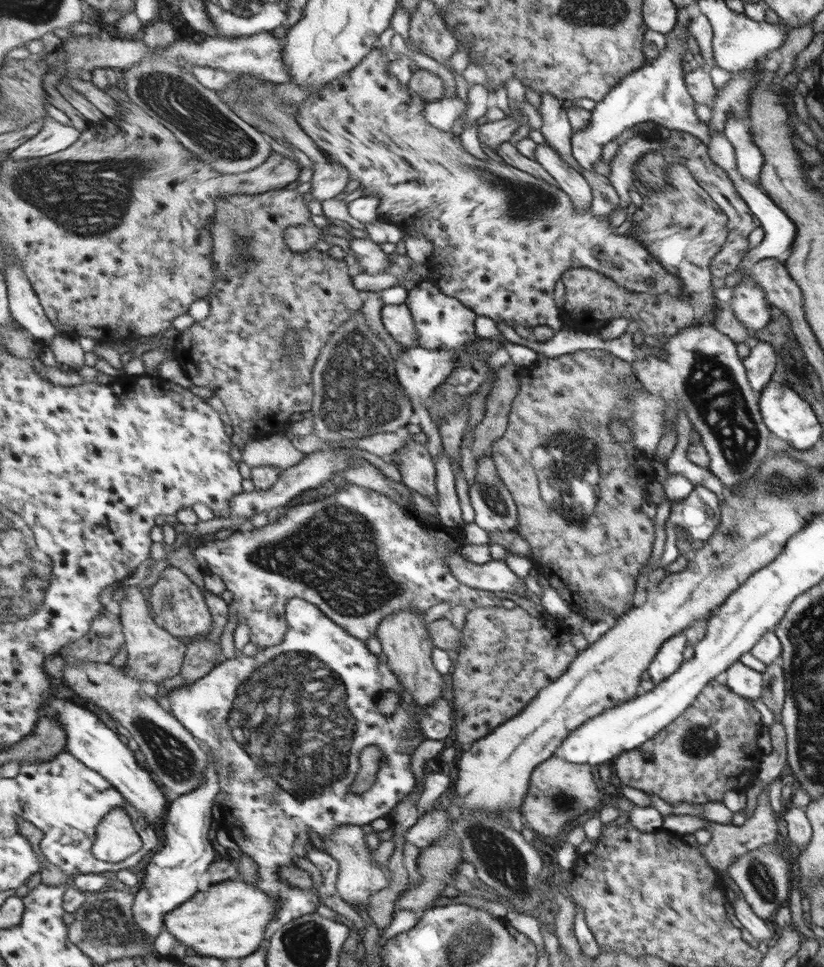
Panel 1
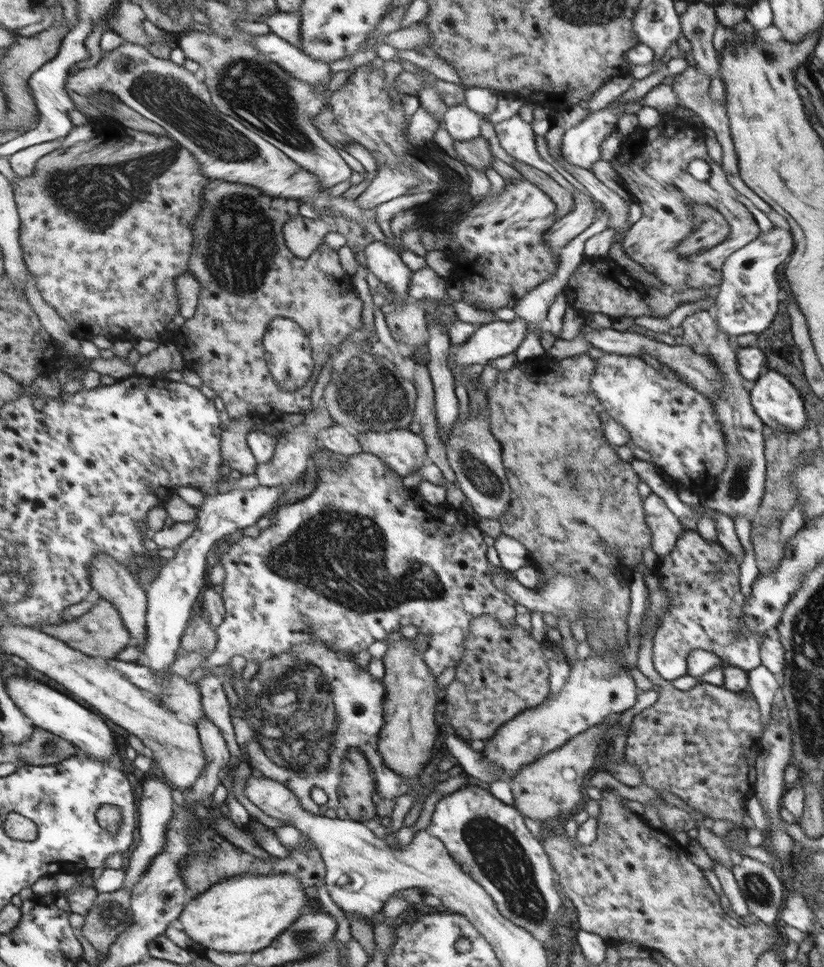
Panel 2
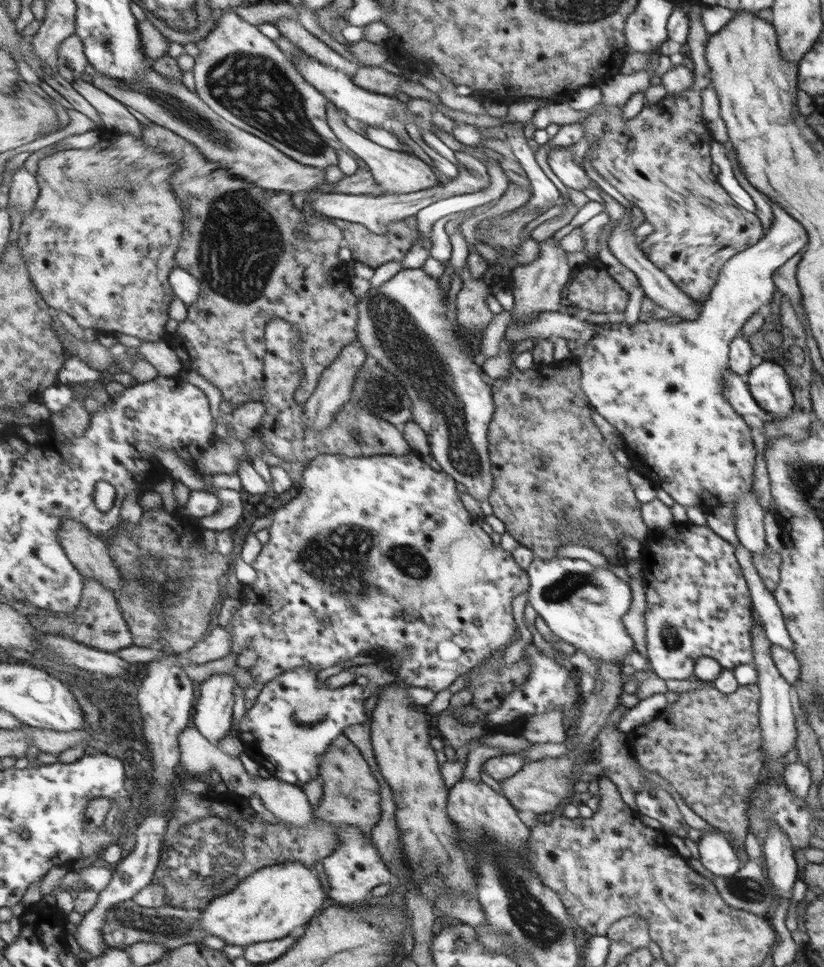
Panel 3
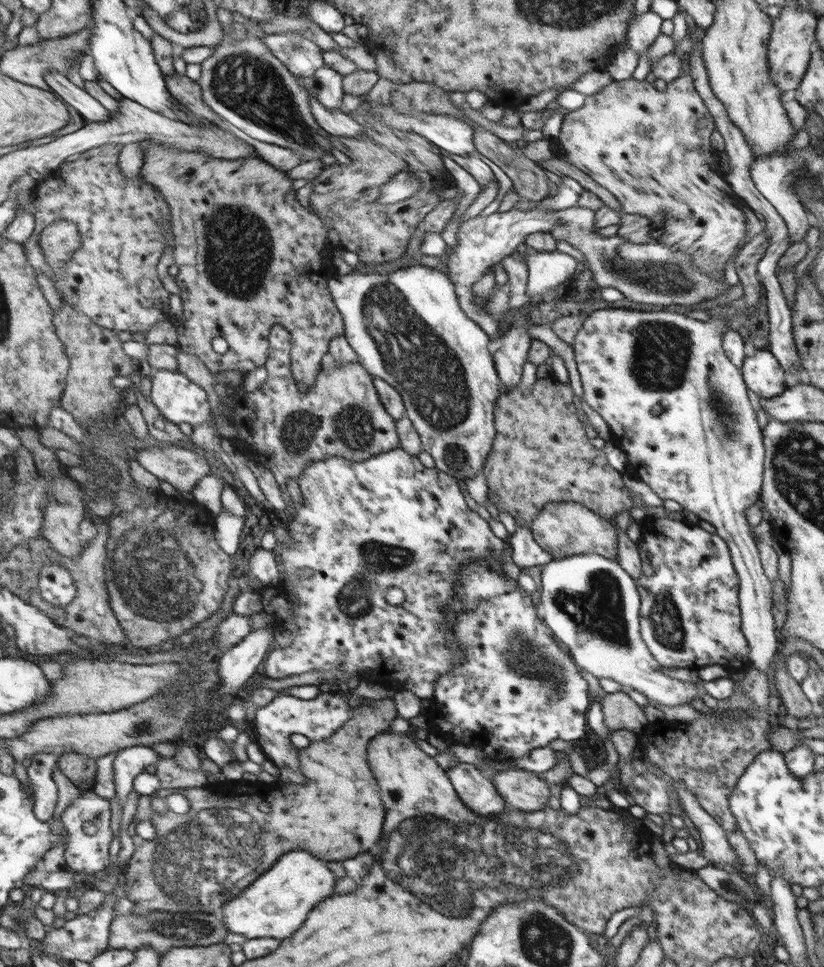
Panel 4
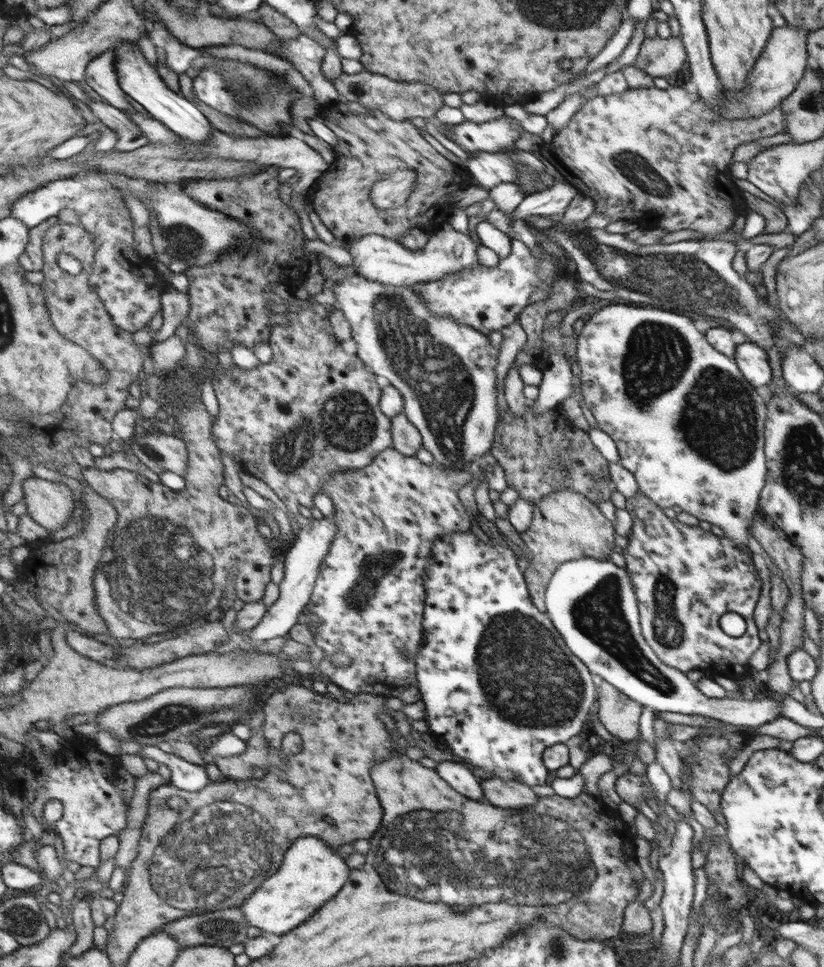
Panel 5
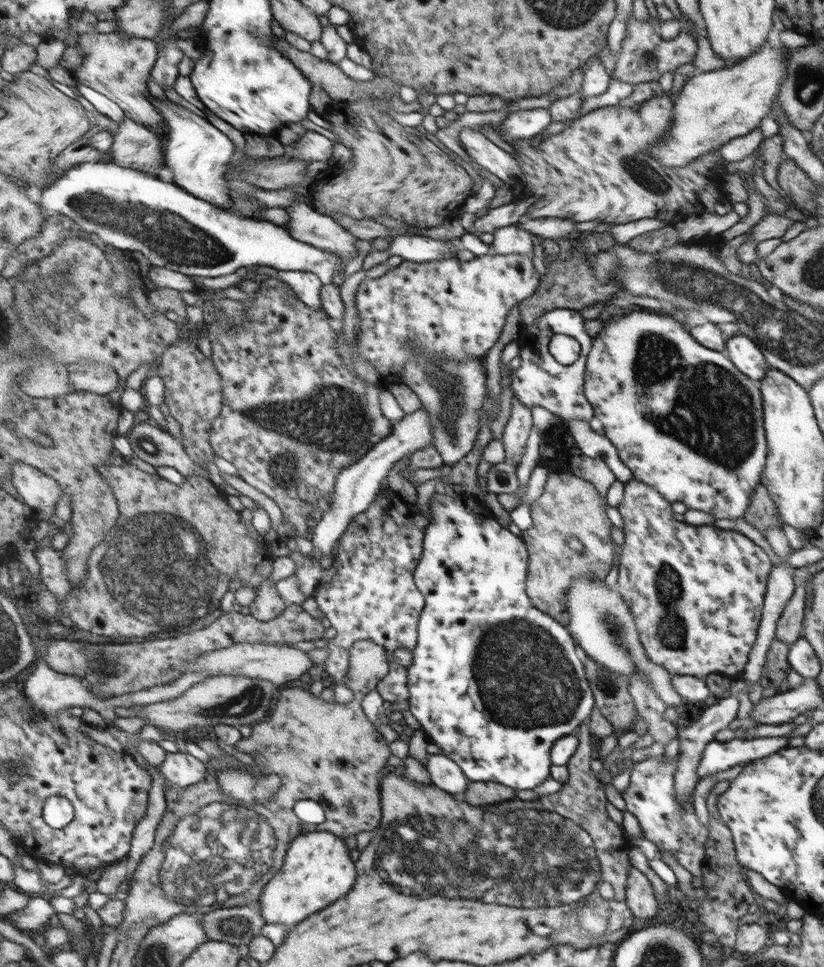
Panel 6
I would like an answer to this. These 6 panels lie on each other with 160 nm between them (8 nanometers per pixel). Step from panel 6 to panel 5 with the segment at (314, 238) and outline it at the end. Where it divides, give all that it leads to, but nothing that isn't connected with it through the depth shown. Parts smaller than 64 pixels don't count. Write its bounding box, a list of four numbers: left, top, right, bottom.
[348,223,480,287]

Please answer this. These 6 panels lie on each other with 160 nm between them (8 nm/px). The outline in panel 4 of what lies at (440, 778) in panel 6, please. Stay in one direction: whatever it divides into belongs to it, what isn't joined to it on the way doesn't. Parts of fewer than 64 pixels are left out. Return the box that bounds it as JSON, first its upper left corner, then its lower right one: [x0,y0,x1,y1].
[449,763,508,815]

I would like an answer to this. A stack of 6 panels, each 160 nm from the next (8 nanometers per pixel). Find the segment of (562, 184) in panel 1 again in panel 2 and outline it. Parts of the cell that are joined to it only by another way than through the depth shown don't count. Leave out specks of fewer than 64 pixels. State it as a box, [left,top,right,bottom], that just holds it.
[544,188,597,255]

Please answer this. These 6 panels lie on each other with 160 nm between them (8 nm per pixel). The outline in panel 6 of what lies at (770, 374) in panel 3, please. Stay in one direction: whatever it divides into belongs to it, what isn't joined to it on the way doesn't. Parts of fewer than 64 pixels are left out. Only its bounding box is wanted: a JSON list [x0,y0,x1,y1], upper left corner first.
[726,333,766,381]

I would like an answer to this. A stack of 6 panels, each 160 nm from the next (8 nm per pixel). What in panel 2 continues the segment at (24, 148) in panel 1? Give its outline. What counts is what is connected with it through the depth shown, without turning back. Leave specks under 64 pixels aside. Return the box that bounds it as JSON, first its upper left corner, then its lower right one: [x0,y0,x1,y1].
[8,138,65,178]

